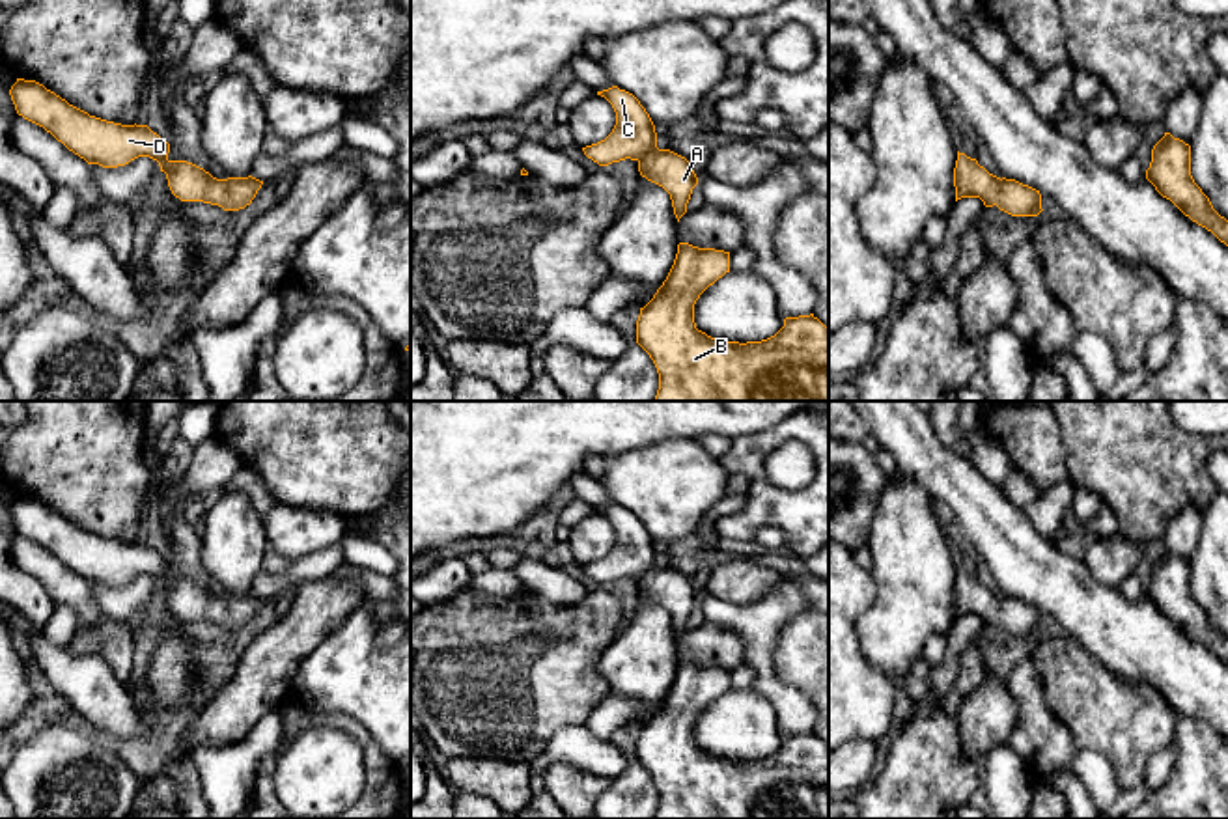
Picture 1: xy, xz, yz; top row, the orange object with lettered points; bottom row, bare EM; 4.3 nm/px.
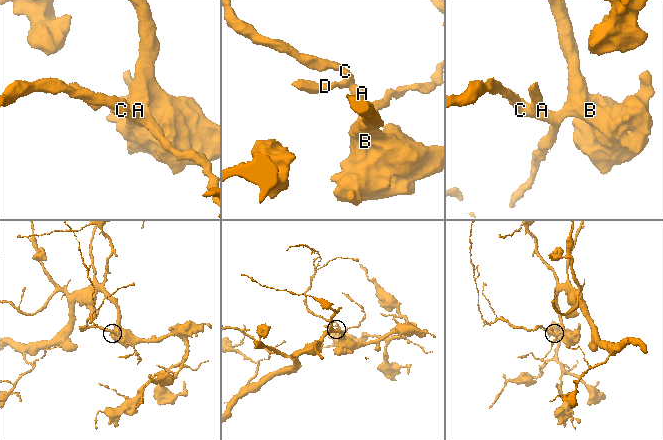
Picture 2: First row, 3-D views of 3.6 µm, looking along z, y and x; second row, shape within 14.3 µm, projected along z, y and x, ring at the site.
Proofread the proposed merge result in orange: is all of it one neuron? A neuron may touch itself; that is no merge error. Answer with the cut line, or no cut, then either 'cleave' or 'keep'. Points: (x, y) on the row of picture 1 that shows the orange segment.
no cut | keep

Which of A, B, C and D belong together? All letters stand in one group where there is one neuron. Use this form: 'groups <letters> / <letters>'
groups A B C D

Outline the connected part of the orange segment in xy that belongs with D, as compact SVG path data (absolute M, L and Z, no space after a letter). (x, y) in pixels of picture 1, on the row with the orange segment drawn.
M17 78L9 95L19 116L43 127L88 164L118 168L138 157L157 160L172 194L181 201L239 211L252 203L263 185L252 175L216 179L192 162L170 160L170 144L147 125L121 125L90 116L35 80Z

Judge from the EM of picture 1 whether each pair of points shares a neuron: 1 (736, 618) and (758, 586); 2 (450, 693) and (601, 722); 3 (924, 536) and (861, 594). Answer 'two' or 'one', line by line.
1: two
2: two
3: two

